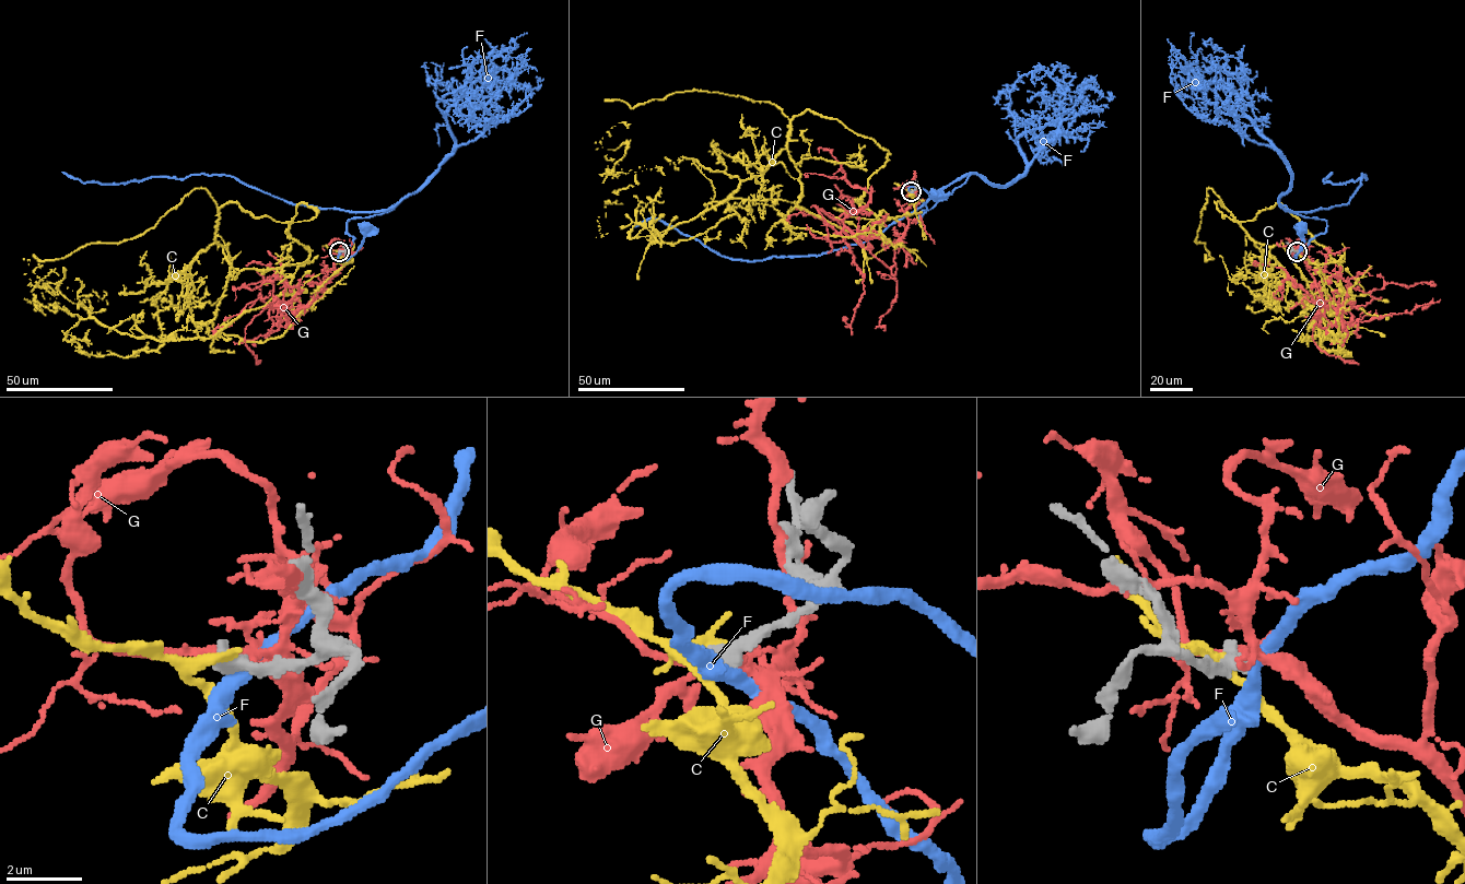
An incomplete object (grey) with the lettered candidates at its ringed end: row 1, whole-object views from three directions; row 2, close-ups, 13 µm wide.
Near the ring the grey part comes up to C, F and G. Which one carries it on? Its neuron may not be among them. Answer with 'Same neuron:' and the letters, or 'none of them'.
Same neuron: none of them

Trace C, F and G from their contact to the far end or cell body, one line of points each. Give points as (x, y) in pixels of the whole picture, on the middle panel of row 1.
C: (911, 191), (851, 237), (792, 227), (808, 109), (887, 151), (870, 237), (733, 198), (659, 235), (610, 136)
F: (912, 191), (910, 187), (922, 188), (932, 196), (937, 193)
G: (911, 191), (905, 233), (888, 244), (845, 224), (869, 201), (865, 190), (845, 178), (806, 177)

